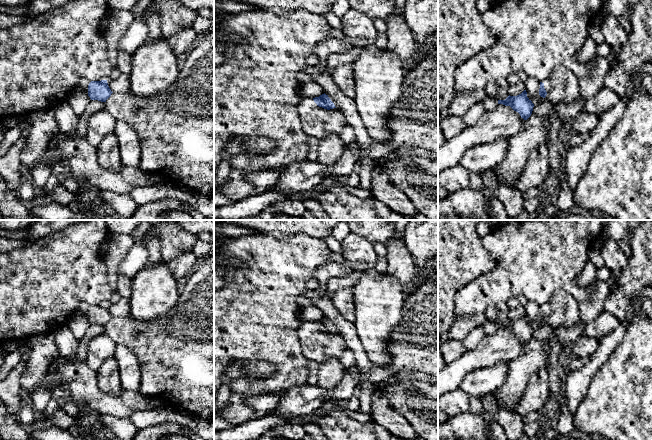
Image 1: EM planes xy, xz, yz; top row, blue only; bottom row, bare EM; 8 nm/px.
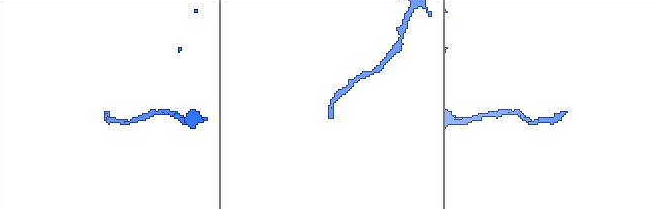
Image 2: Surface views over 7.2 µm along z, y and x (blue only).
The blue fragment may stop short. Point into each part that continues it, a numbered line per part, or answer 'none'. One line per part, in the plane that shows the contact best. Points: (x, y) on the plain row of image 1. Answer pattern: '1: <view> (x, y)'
1: xz (317, 346)

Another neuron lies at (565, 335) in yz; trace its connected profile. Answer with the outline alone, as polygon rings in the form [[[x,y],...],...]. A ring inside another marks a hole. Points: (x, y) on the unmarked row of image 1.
[[[580,319],[573,326],[561,326],[554,329],[553,334],[558,341],[560,353],[564,347],[574,344],[584,334],[585,326]]]

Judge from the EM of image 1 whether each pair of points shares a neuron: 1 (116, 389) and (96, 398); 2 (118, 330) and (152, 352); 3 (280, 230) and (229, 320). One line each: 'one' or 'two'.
1: two
2: one
3: two

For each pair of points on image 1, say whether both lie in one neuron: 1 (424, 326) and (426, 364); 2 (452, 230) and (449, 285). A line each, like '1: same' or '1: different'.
1: same
2: same

